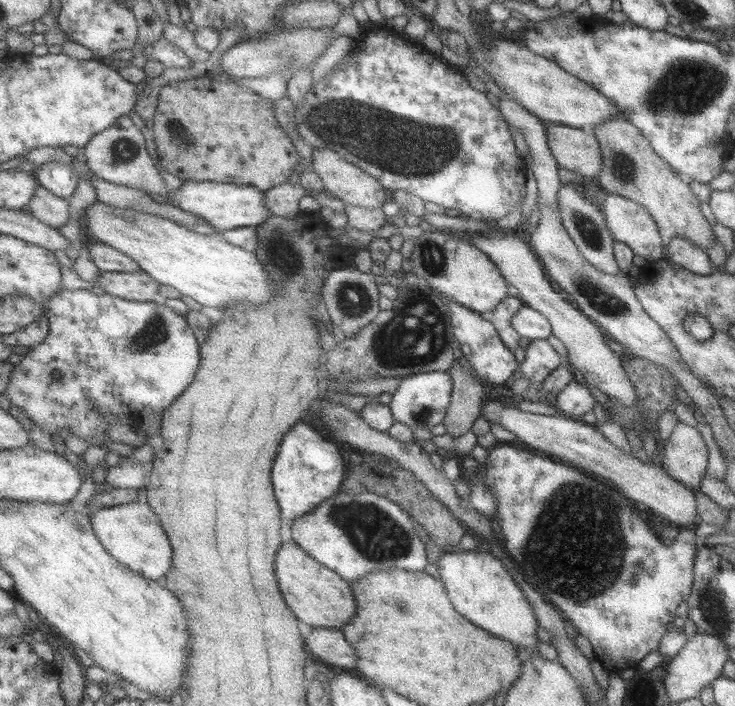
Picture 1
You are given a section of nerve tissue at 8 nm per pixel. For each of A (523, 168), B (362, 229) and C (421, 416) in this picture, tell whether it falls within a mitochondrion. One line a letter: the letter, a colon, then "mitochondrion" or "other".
A: other
B: other
C: other

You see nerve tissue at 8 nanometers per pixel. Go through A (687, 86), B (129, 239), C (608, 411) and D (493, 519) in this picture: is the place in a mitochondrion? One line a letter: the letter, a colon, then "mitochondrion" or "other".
A: mitochondrion
B: other
C: other
D: other

